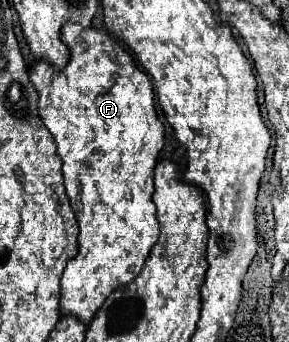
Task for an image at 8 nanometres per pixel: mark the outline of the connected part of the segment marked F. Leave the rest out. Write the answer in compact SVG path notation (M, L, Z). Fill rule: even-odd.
M67 23L63 29L61 29L61 39L63 43L69 47L71 51L71 57L69 57L69 63L67 67L59 73L55 69L51 69L49 63L45 61L37 61L37 65L29 71L29 79L31 83L35 85L37 93L39 93L39 113L41 113L41 119L43 123L47 125L47 129L51 131L51 135L55 137L55 143L57 143L57 153L59 157L63 159L63 177L65 177L65 189L67 189L67 195L69 195L69 201L71 201L71 207L75 211L75 217L79 221L79 253L67 261L67 267L61 275L61 301L59 301L59 311L61 315L73 315L77 317L83 325L89 325L95 311L99 309L99 305L107 299L109 293L113 293L115 287L121 287L121 285L127 285L131 283L143 269L143 263L151 251L151 247L157 243L159 239L159 221L155 217L155 205L151 201L151 195L153 195L153 169L155 169L155 163L157 163L157 157L163 149L163 143L165 143L165 135L163 135L163 123L159 121L157 117L157 111L155 111L155 101L153 101L153 87L151 87L151 81L147 77L147 73L143 73L133 57L113 39L109 37L107 33L103 31L97 31L97 29L83 29L81 25L77 23Z

